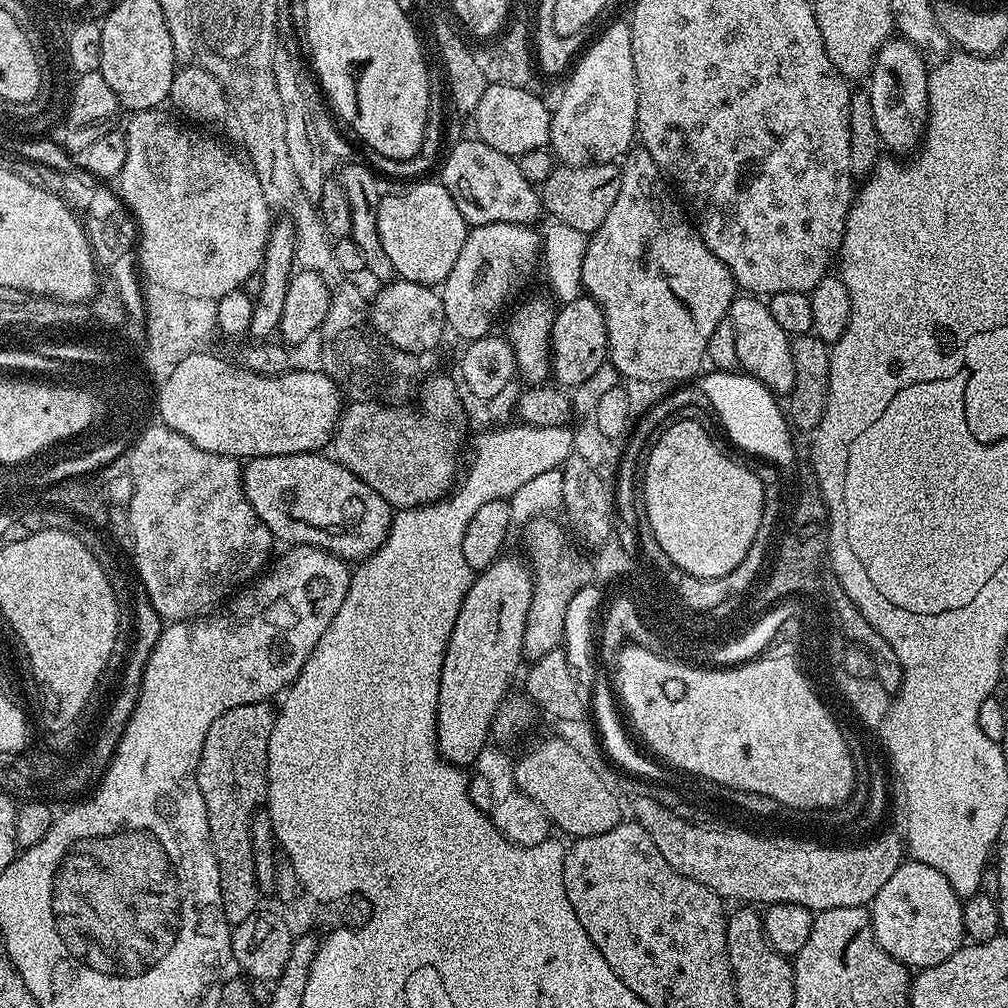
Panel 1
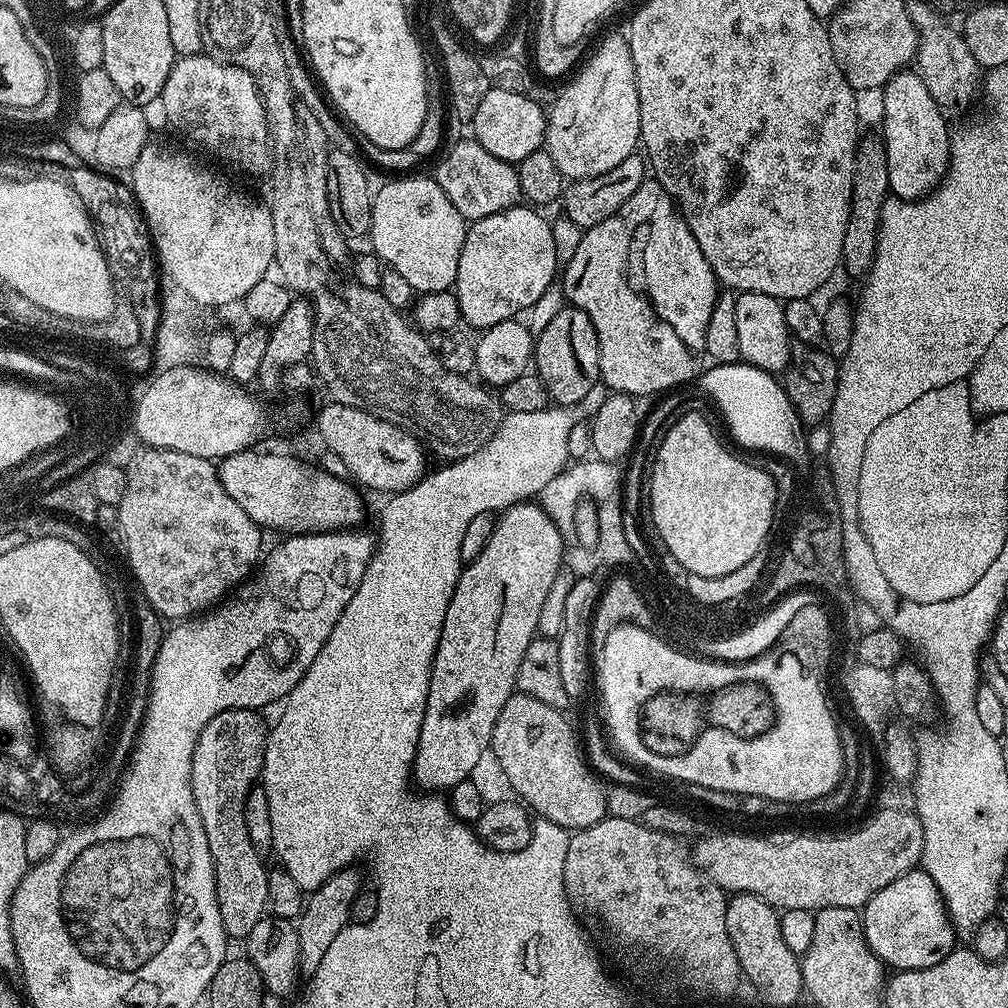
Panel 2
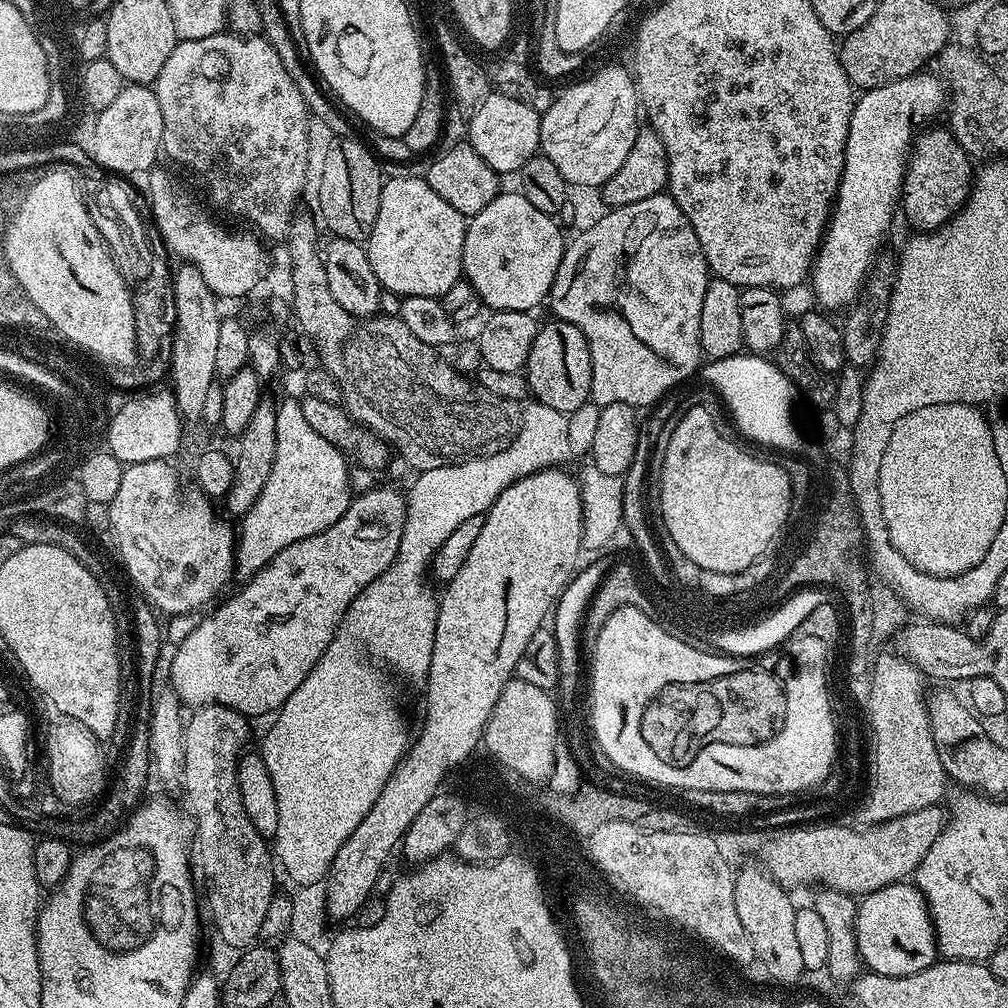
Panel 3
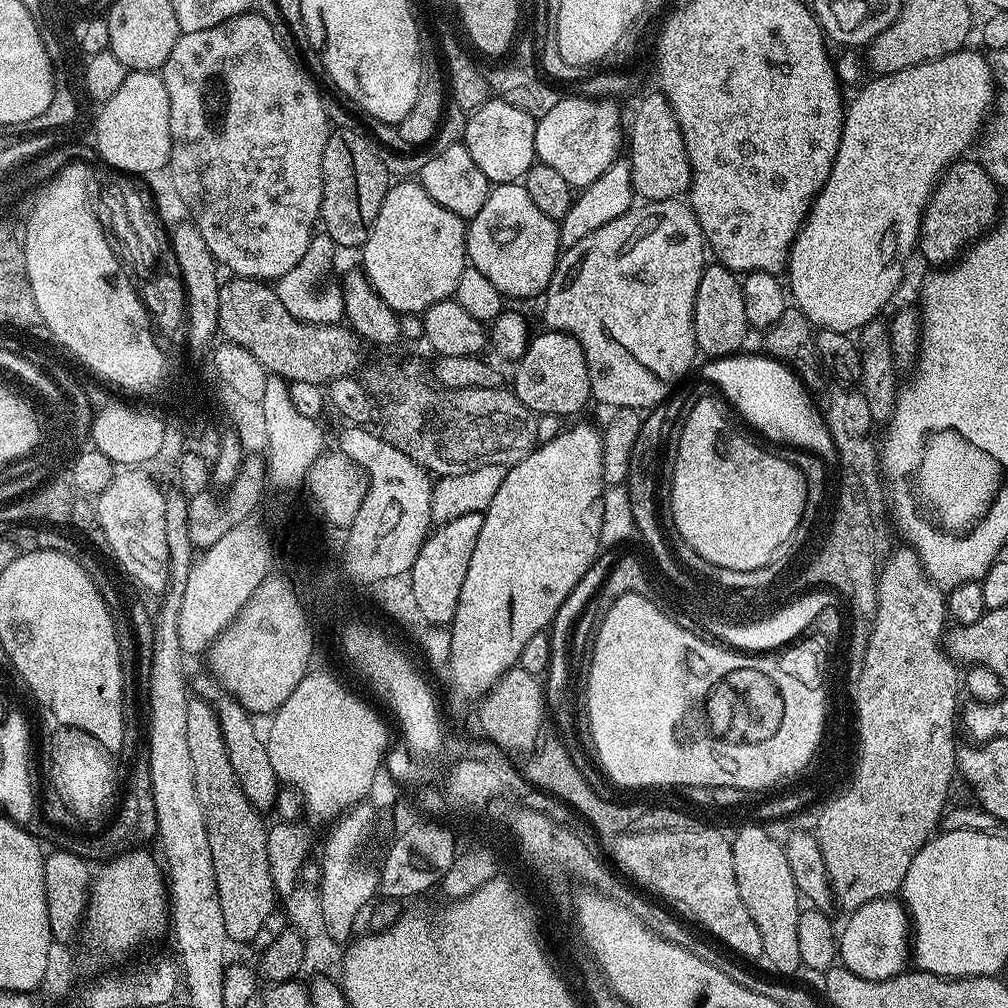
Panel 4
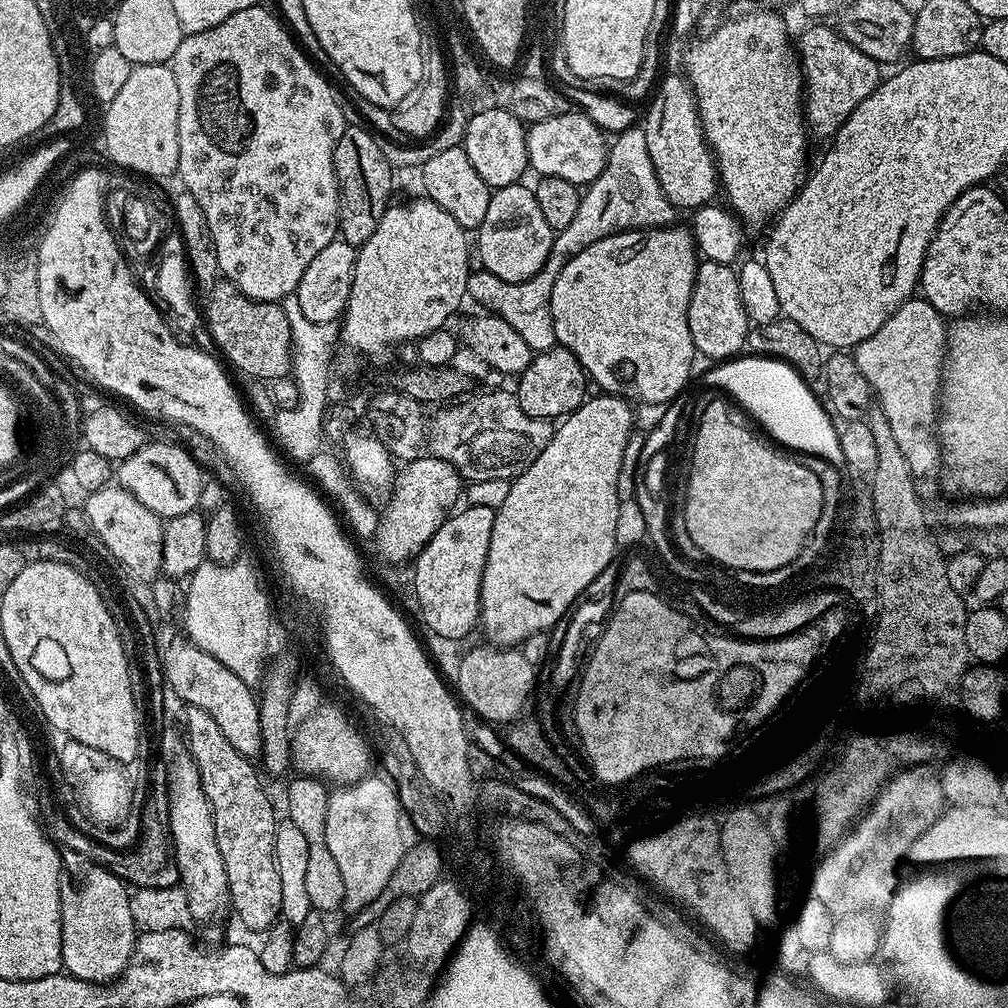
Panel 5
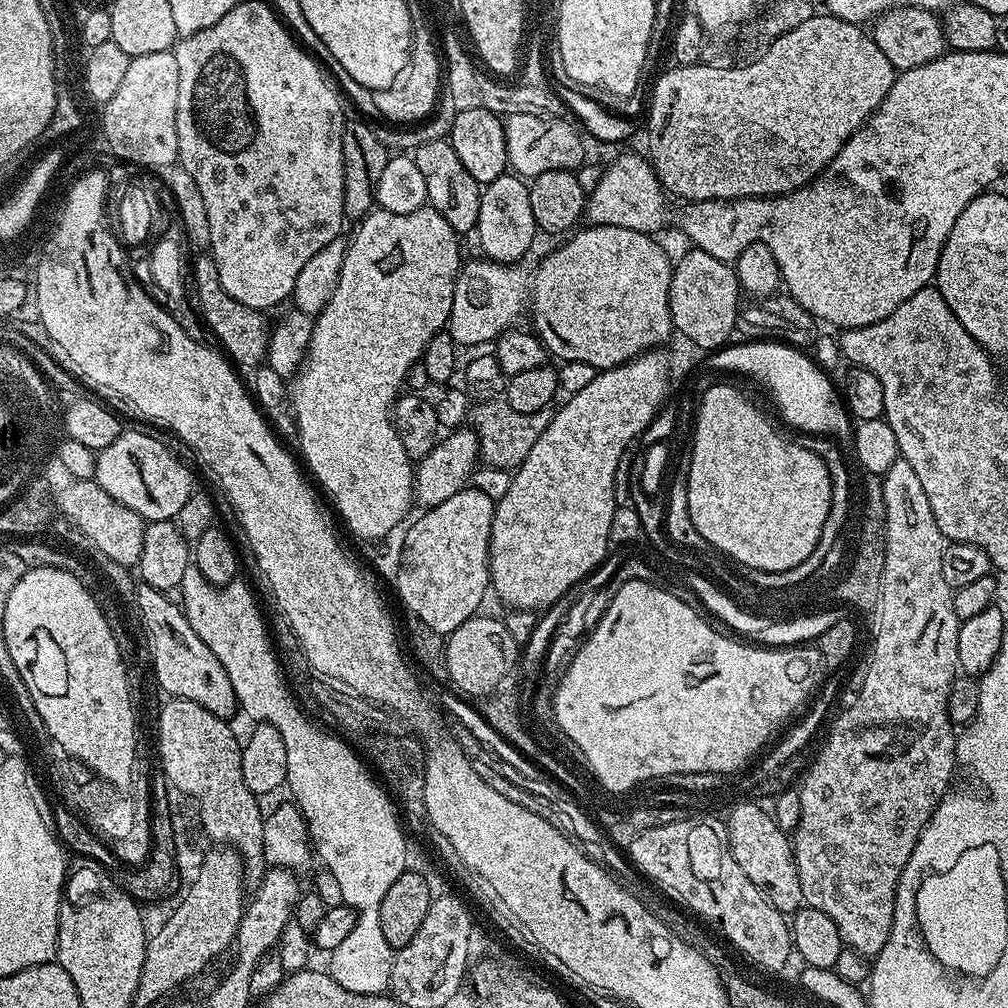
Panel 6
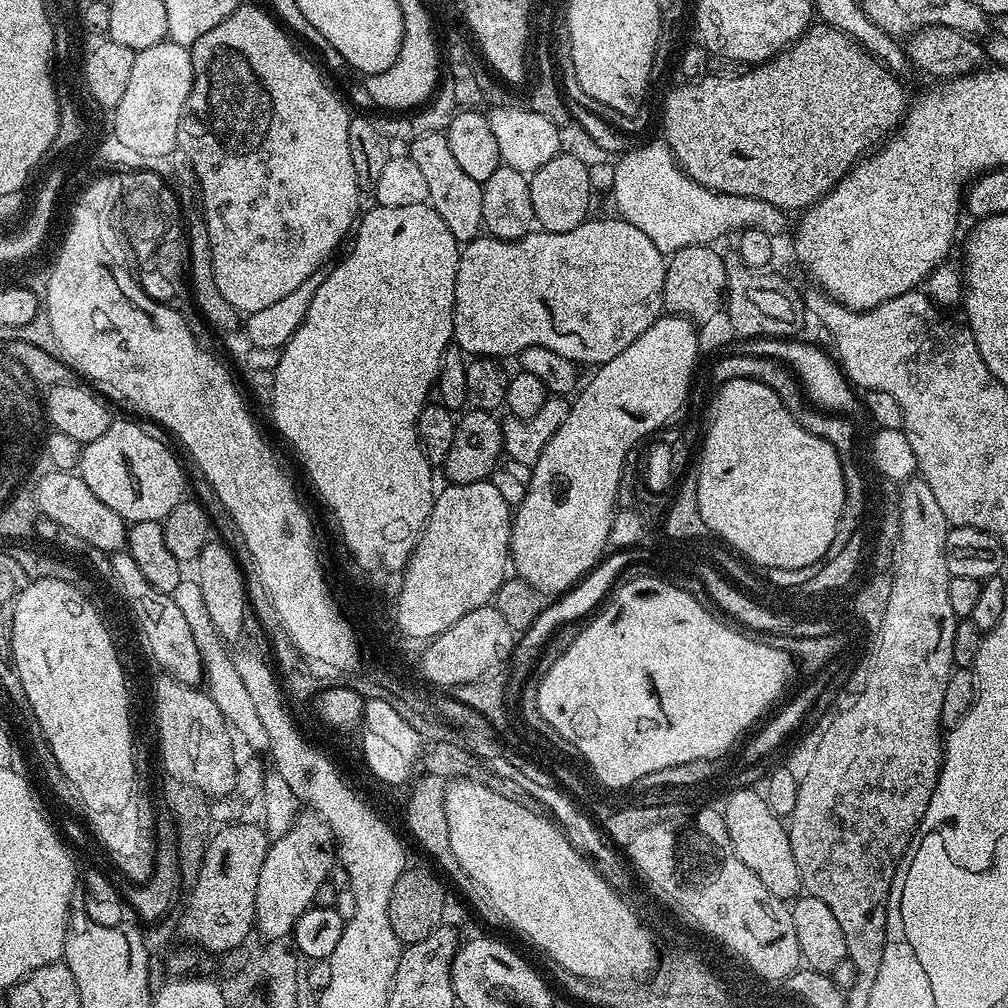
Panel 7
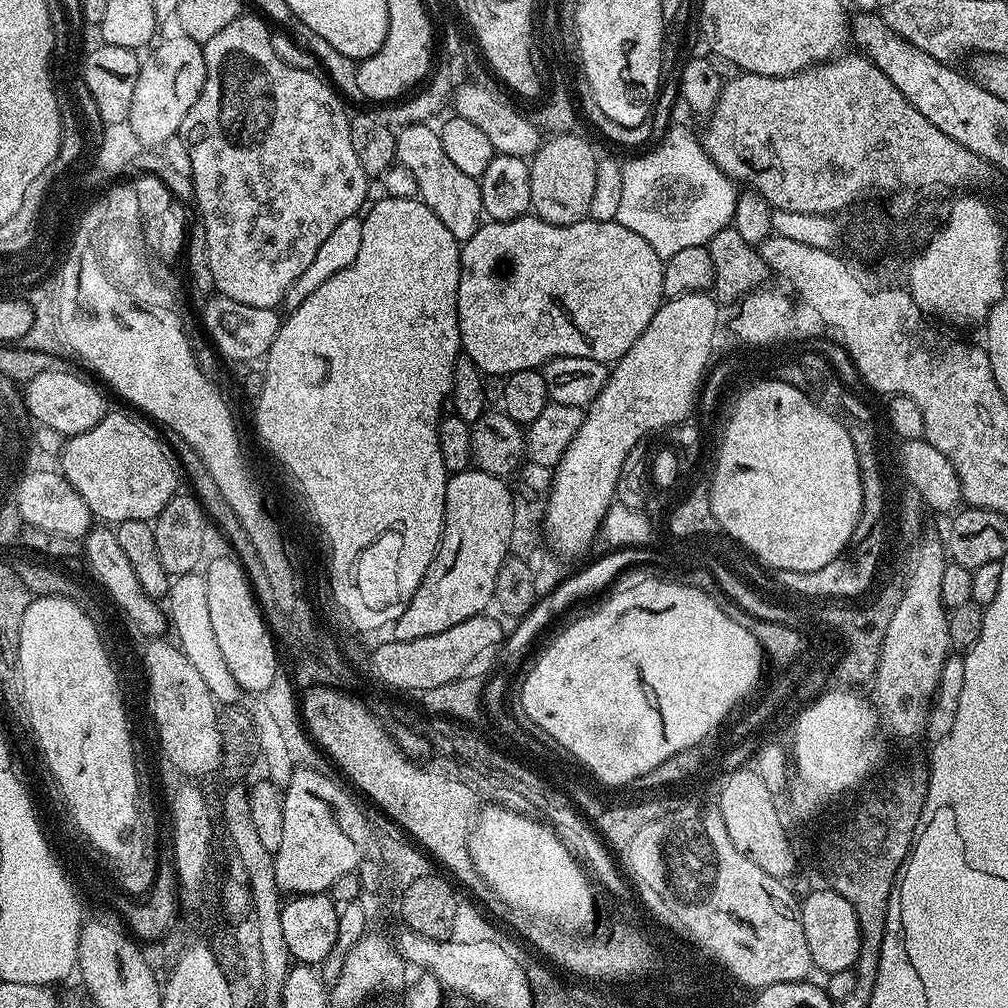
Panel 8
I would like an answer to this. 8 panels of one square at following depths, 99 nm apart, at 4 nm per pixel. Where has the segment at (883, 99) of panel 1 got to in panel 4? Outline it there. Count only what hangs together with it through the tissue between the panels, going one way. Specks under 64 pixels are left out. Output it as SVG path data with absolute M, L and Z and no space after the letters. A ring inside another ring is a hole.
M961 158L948 167L947 172L940 177L940 182L932 192L928 205L924 208L924 217L920 223L920 238L918 241L919 255L924 255L928 266L948 266L960 259L962 253L969 246L976 243L993 224L996 223L1002 201L1001 189L986 174L986 170L975 159Z

